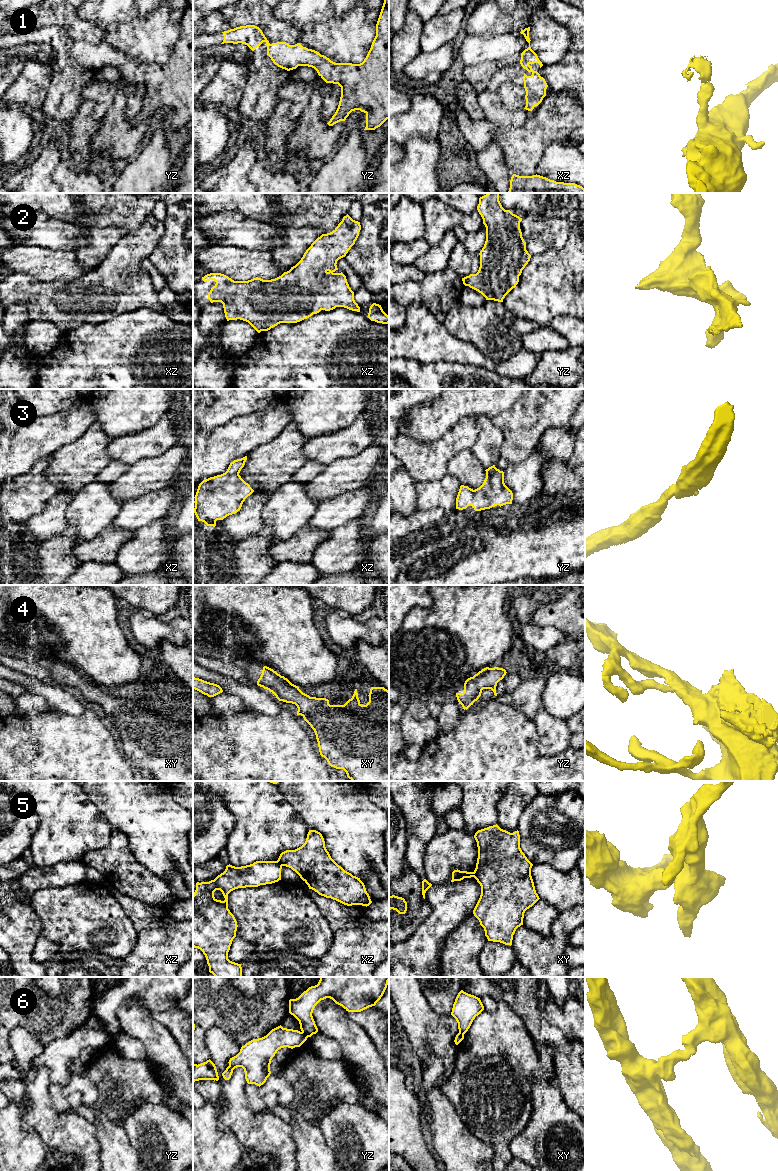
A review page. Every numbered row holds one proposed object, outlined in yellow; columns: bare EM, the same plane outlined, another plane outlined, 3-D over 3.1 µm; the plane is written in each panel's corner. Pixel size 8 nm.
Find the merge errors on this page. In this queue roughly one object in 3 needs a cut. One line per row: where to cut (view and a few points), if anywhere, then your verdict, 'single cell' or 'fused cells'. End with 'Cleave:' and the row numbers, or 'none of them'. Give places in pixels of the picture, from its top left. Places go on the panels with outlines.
1: cut xz (536, 71), (532, 72); fused cells
2: cut none; single cell
3: cut none; single cell
4: cut none; single cell
5: cut xz (276, 861), (281, 866); fused cells
6: cut yz (302, 1031), (307, 1037); fused cells
Cleave: 1, 5, 6

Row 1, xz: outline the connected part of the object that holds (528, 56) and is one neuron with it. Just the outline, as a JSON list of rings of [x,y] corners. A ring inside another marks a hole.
[[[530,27],[525,28],[524,30],[521,30],[521,32],[520,32],[521,34],[524,35],[526,41],[529,43],[529,47],[521,53],[520,64],[528,72],[536,72],[532,69],[531,65],[534,63],[538,63],[540,65],[540,68],[541,68],[543,66],[543,64],[539,60],[537,54],[530,47],[531,40],[529,38],[529,31],[530,31]]]

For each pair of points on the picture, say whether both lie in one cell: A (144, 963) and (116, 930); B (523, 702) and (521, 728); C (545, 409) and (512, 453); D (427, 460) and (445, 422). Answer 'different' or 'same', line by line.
A: different
B: different
C: same
D: different

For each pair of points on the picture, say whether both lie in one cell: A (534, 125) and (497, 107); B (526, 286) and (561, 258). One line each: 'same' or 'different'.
A: same
B: same

